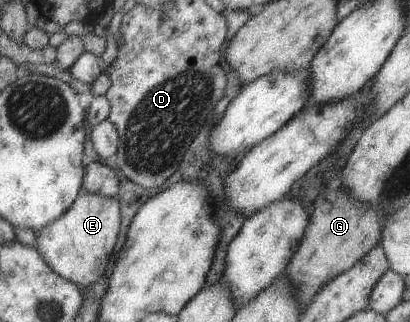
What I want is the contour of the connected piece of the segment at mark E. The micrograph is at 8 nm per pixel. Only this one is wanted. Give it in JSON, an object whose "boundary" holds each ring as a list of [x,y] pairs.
{"boundary":[[[98,161],[86,164],[75,200],[56,219],[34,233],[37,252],[54,273],[78,287],[96,281],[106,267],[107,256],[116,241],[120,211],[118,210],[118,178],[114,171]]]}

